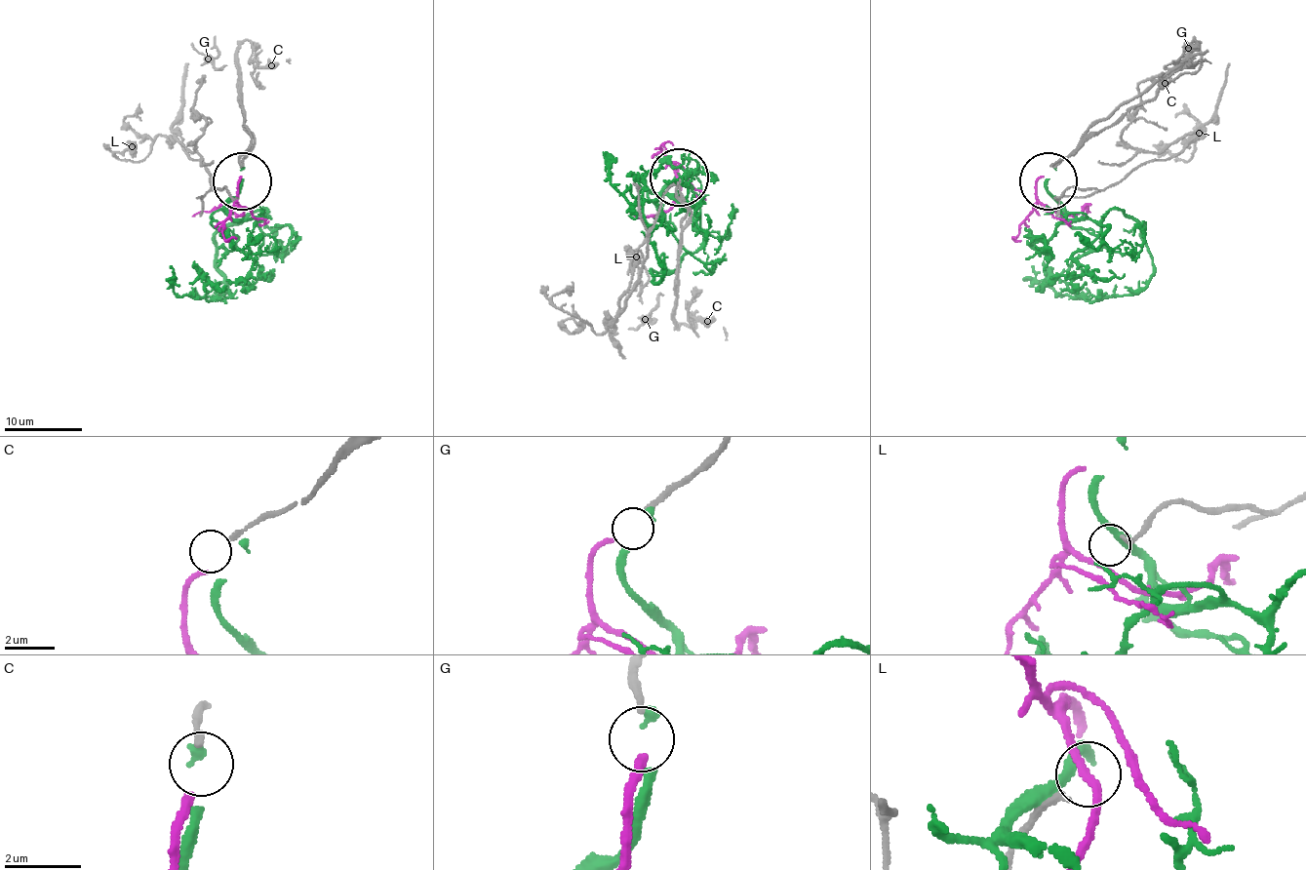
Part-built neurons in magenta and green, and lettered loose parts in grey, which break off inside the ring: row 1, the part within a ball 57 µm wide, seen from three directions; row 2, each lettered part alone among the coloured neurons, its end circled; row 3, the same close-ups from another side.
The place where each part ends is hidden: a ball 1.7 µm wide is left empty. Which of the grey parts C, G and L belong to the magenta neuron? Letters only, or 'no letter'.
G

